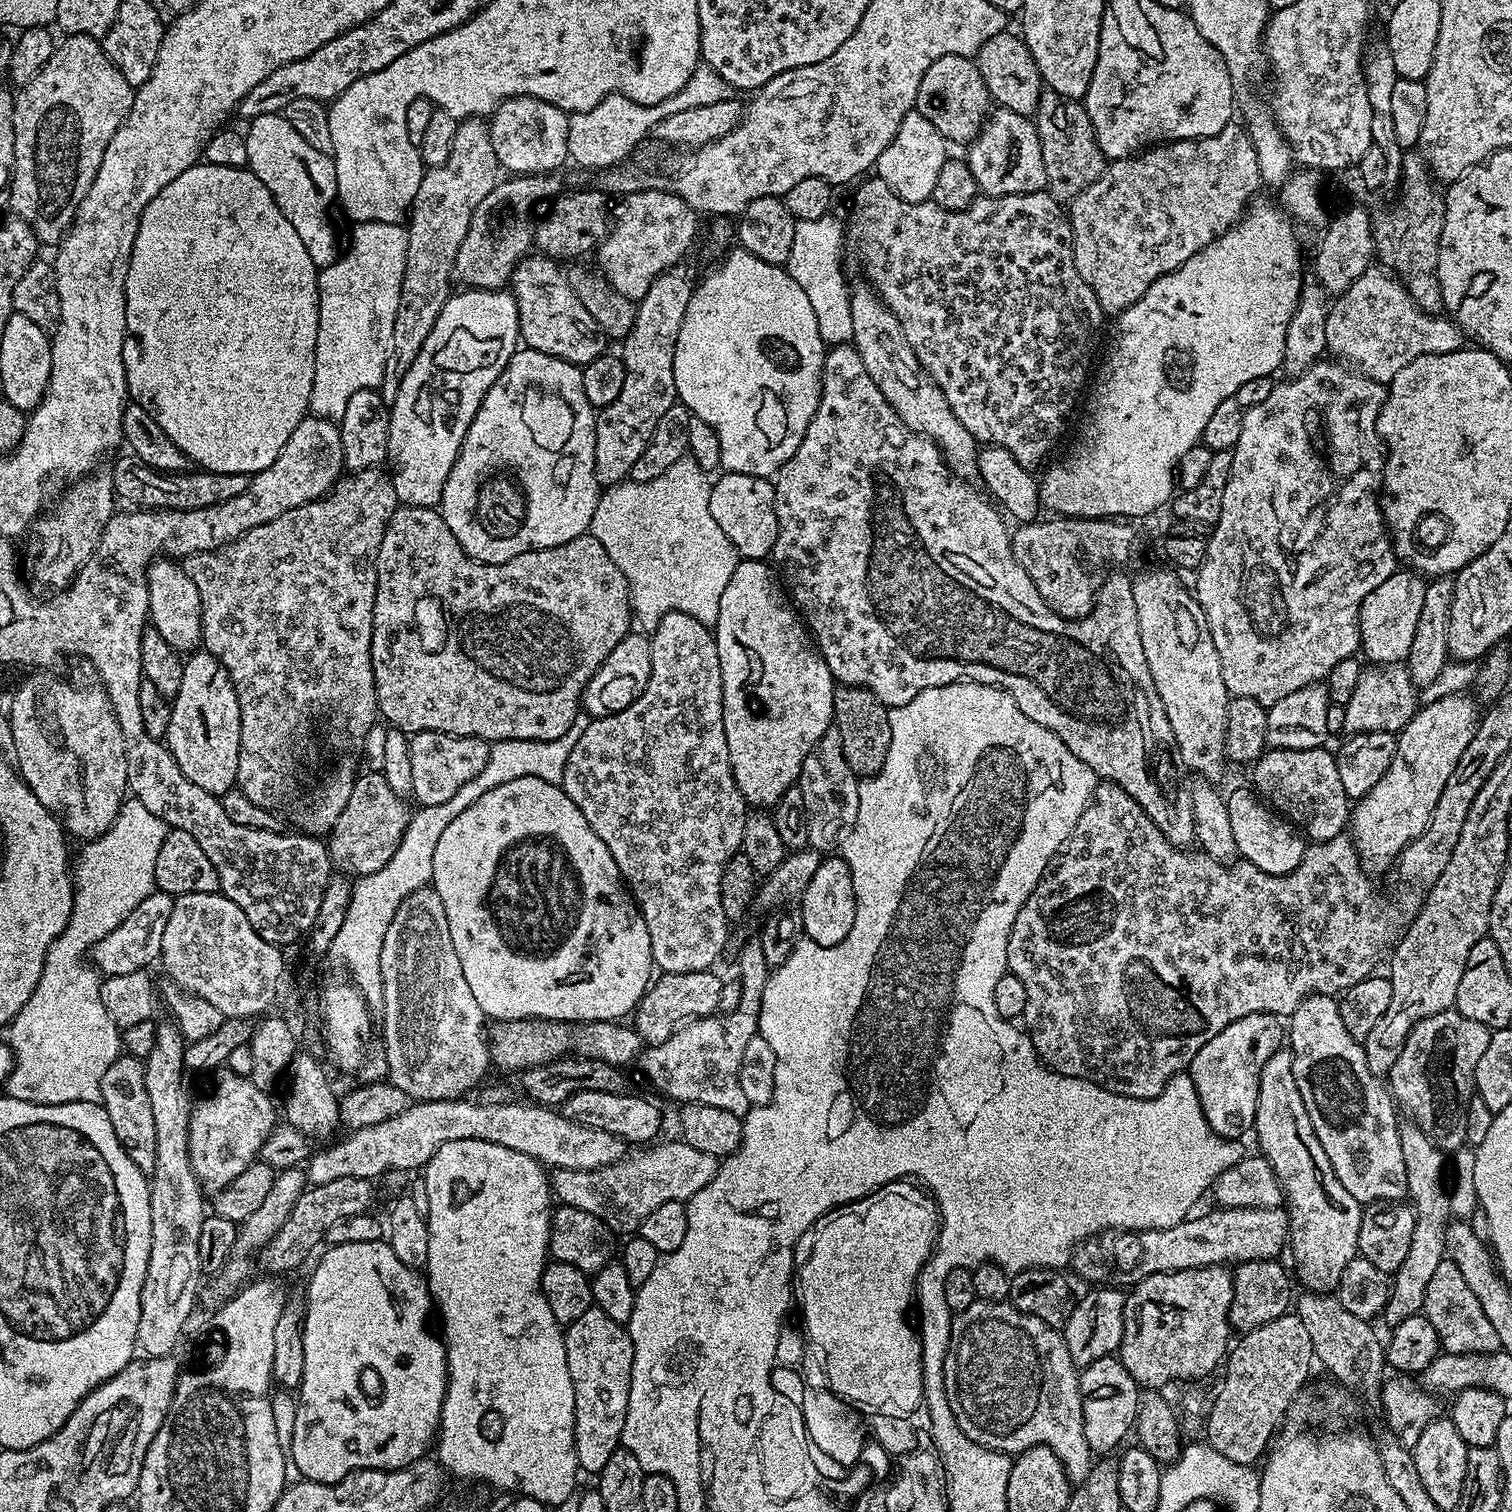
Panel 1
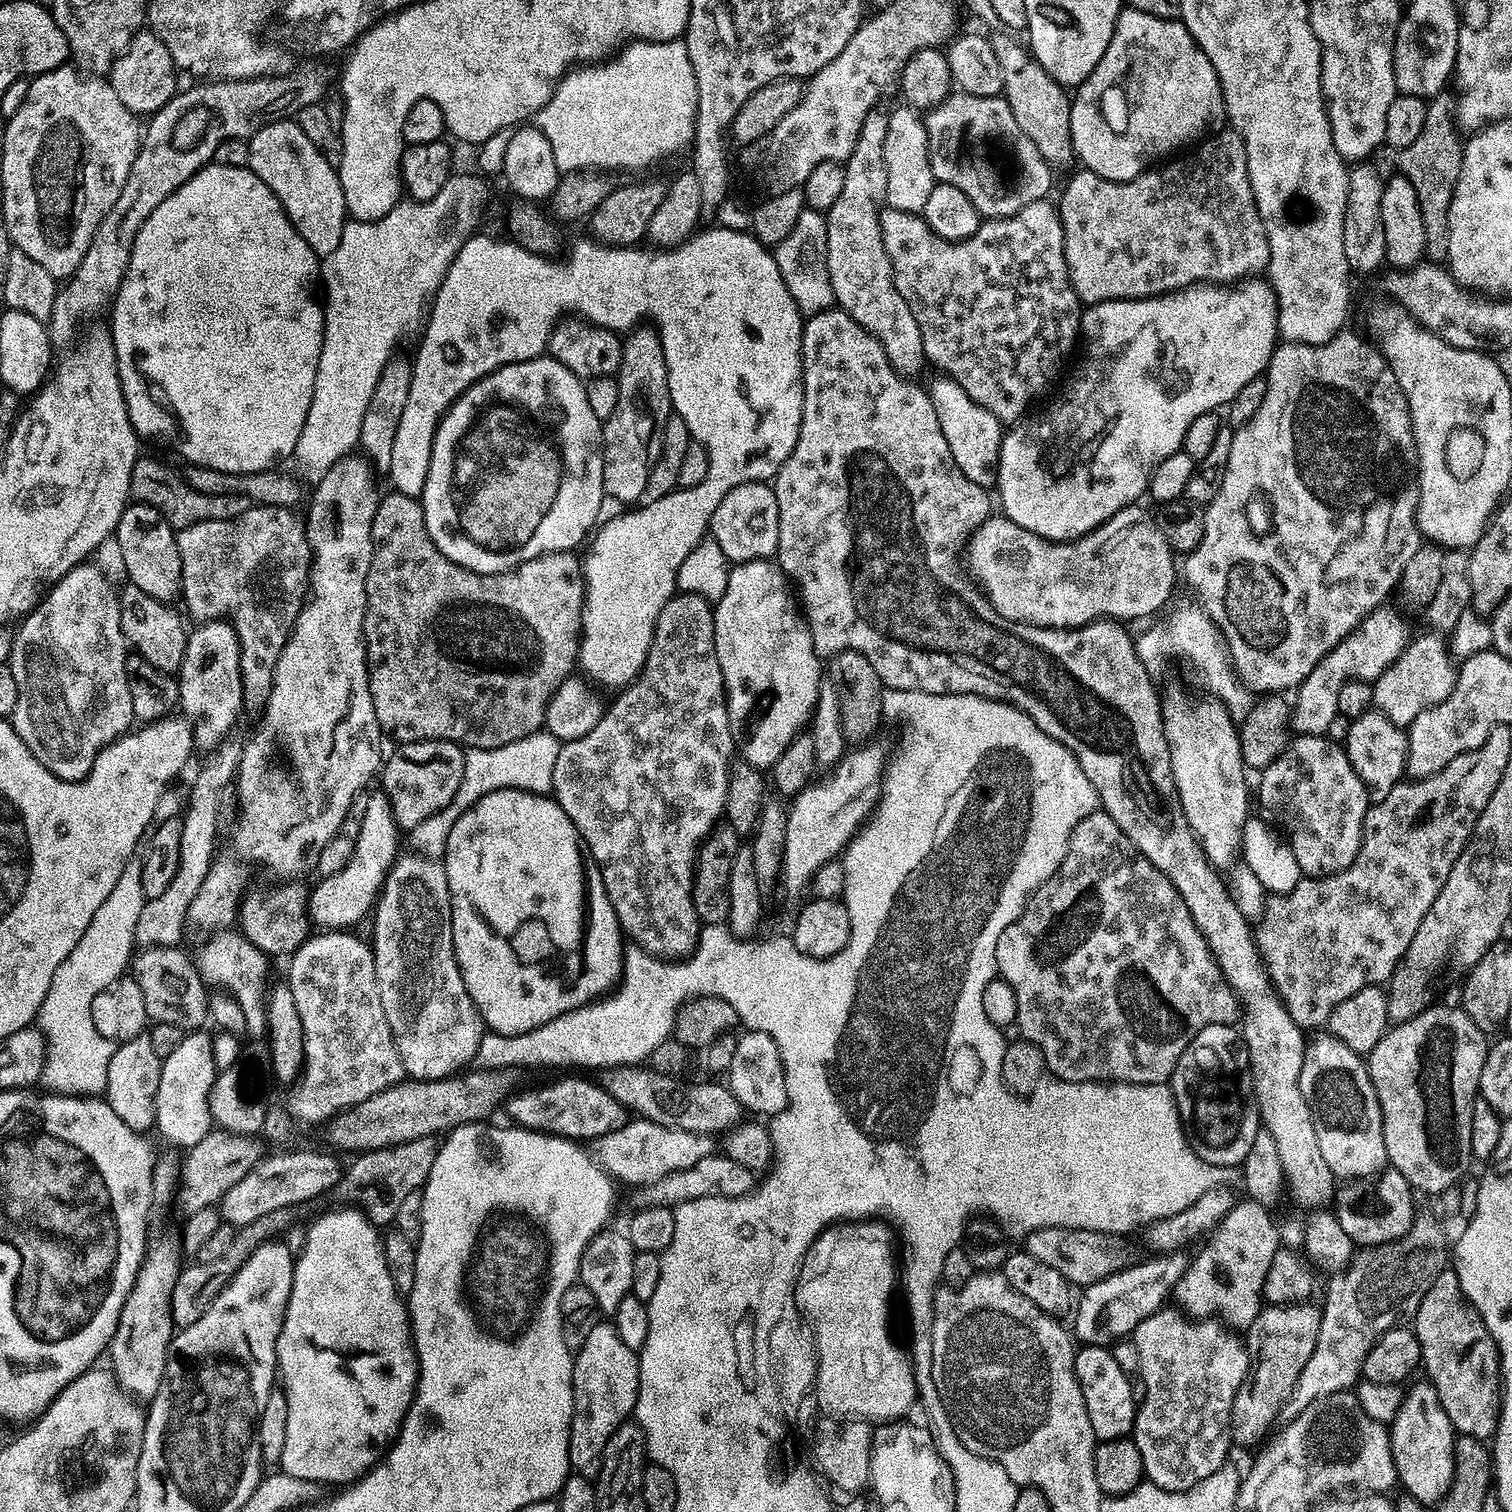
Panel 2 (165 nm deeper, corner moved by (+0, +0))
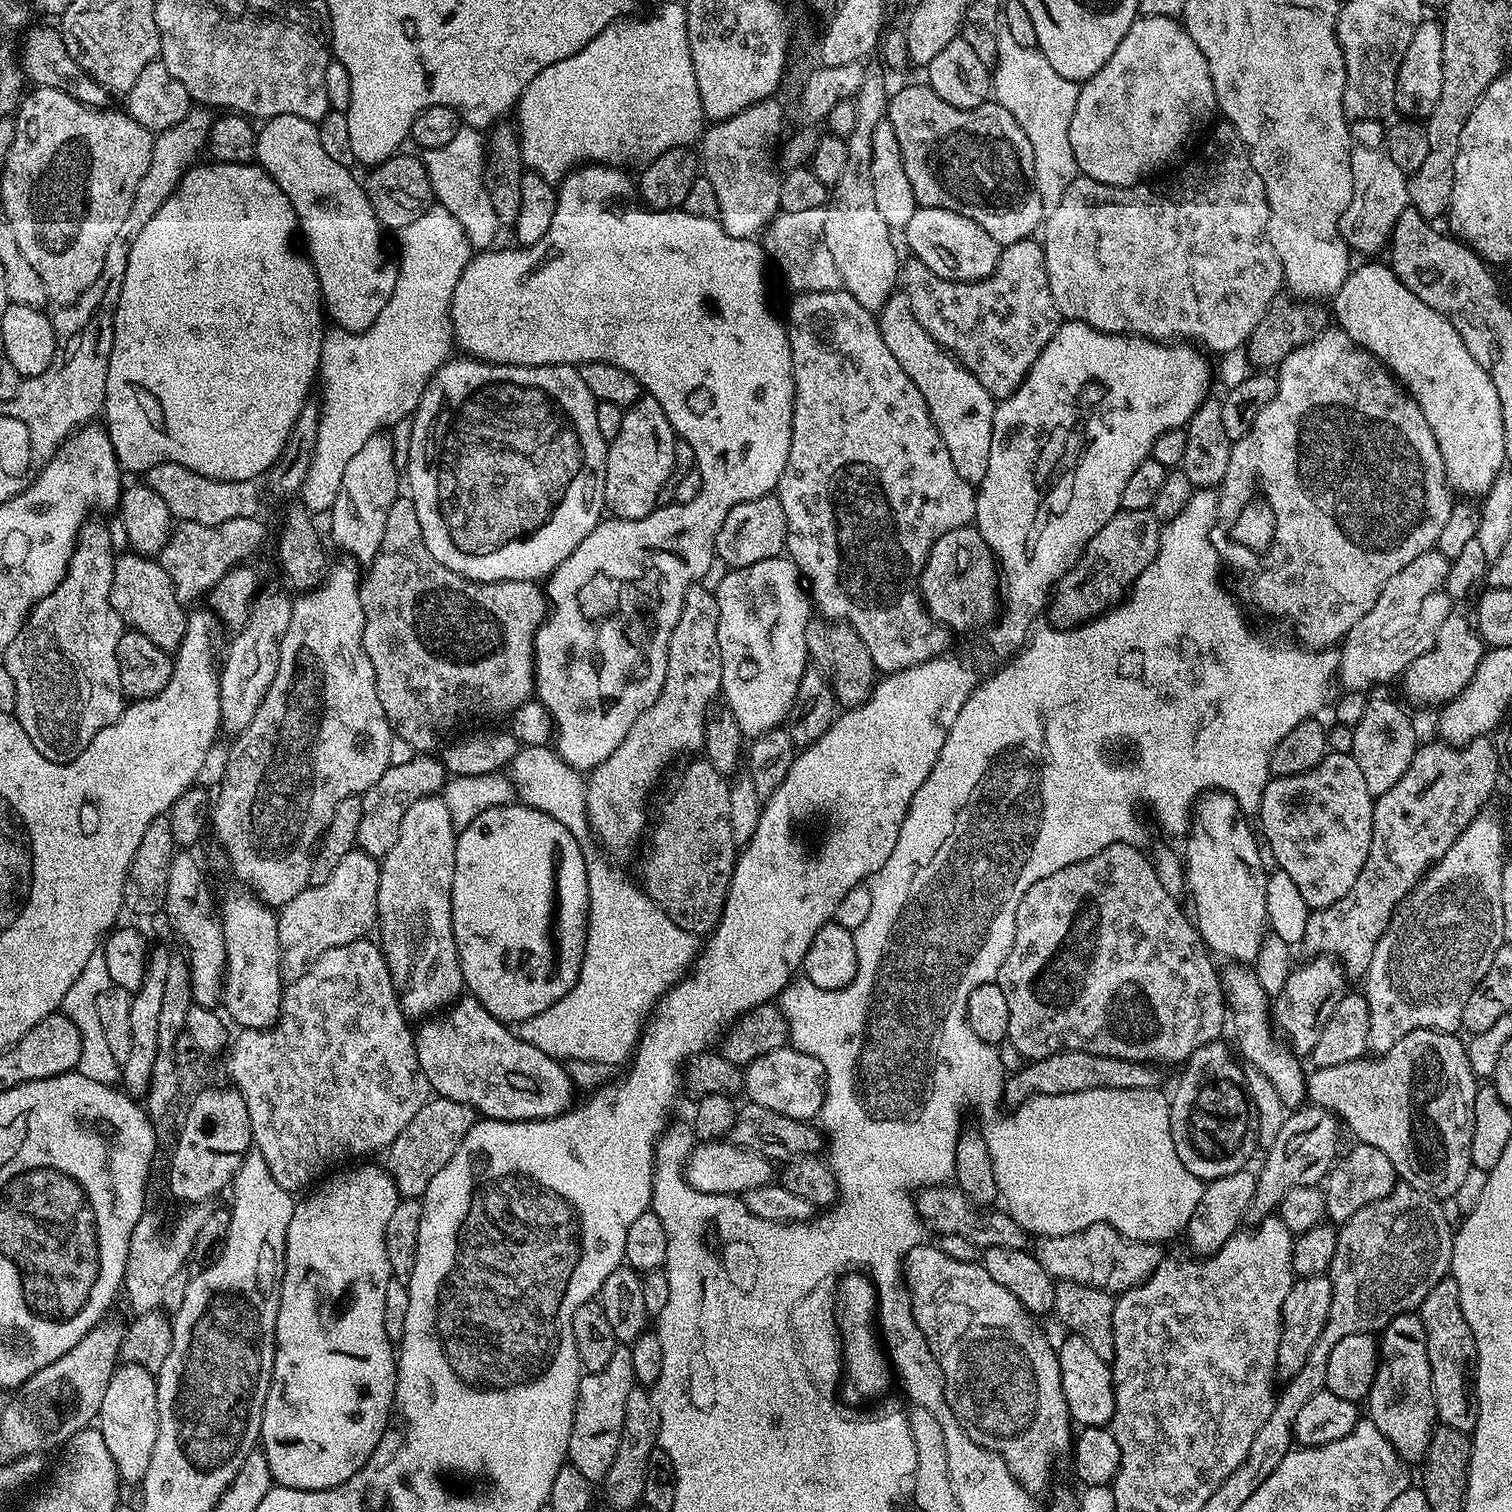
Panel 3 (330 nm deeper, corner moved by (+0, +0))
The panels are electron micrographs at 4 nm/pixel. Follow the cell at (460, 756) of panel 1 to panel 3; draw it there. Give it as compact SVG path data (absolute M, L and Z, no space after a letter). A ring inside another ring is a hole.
M416 754L413 760L393 763L362 793L362 822L358 822L356 848L367 854L383 858L398 842L398 830L402 826L402 818L414 802L427 796L437 795L446 783L446 771L440 758L432 754Z

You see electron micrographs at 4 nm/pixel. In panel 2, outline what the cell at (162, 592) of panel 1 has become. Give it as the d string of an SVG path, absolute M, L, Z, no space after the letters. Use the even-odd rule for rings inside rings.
M139 502L129 503L124 509L114 533L114 541L120 547L120 560L124 563L127 583L138 586L138 590L150 594L150 598L158 598L172 602L180 596L182 586L182 558L178 554L176 532L172 525L154 510L154 506Z

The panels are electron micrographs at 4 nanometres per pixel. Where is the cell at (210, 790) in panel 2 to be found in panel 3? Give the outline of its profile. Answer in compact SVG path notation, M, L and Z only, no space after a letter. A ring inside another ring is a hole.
M261 591L255 597L248 613L248 621L242 631L231 637L232 645L228 648L228 657L223 657L222 667L218 672L220 681L220 728L223 731L238 734L250 726L258 706L270 690L270 682L278 674L278 658L282 634L290 626L293 597L284 592Z

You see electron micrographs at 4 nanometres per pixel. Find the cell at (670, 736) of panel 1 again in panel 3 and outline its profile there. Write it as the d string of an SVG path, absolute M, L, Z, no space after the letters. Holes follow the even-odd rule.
M697 582L686 590L682 614L674 626L674 634L670 634L668 647L668 661L666 662L666 682L662 686L662 694L654 702L654 706L647 708L637 720L632 723L626 738L597 768L587 773L584 789L588 803L588 819L593 833L600 835L599 843L605 849L624 848L632 844L644 832L643 804L648 800L648 791L652 783L660 776L660 771L671 762L675 756L683 752L699 753L704 747L704 728L713 711L716 696L721 695L722 686L722 654L718 646L718 602L713 589L705 588L703 583Z

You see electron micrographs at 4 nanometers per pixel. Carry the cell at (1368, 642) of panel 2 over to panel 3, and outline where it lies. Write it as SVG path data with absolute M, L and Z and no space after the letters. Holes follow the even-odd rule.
M1430 551L1418 554L1414 562L1406 562L1386 586L1382 586L1382 594L1378 594L1378 602L1374 602L1373 608L1362 614L1358 622L1348 631L1347 636L1342 641L1342 651L1340 652L1340 671L1338 673L1339 683L1344 683L1345 689L1353 692L1364 692L1372 688L1375 684L1384 684L1387 680L1392 680L1403 674L1422 654L1432 651L1440 635L1442 622L1453 611L1454 601L1446 590L1446 574L1450 561L1441 552Z

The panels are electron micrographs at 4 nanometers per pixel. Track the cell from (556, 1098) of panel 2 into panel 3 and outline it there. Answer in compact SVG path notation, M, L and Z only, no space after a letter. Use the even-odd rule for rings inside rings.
M461 995L455 1004L451 1005L447 1010L441 1011L439 1014L433 1015L431 1018L425 1019L424 1024L414 1032L414 1043L416 1045L416 1053L418 1054L418 1066L422 1070L422 1074L426 1074L429 1089L436 1096L445 1096L447 1100L454 1102L462 1102L466 1106L475 1108L481 1117L489 1120L505 1120L506 1122L522 1122L523 1120L549 1120L555 1116L560 1116L569 1108L573 1107L575 1096L578 1096L578 1089L573 1084L567 1067L561 1061L550 1058L550 1054L542 1054L542 1050L537 1050L535 1046L530 1046L530 1042L526 1042L521 1038L509 1025L502 1023L498 1018L494 1018L490 1014L490 1010L486 1010L486 1006L482 1006L482 1002L478 1002L470 995Z

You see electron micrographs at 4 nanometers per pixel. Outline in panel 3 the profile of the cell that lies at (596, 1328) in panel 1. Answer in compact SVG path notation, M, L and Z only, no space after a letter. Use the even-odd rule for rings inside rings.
M617 1346L614 1358L610 1358L602 1370L580 1377L567 1463L574 1465L588 1480L603 1482L614 1463L614 1454L618 1454L618 1442L622 1438L622 1418L626 1418L626 1397L635 1384L632 1350L628 1346Z

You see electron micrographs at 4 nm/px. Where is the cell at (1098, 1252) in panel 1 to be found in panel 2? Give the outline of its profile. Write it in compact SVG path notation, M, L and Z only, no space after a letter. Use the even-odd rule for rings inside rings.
M1039 1228L1023 1237L1023 1251L1029 1252L1038 1262L1058 1270L1073 1286L1087 1286L1119 1272L1129 1263L1128 1248L1119 1235L1110 1232L1095 1232L1081 1228ZM1080 1284L1080 1285L1079 1285Z

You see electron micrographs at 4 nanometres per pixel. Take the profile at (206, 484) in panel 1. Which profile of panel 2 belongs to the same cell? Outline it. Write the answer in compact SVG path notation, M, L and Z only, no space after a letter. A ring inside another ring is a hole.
M137 459L130 474L130 486L133 501L154 506L154 510L158 510L158 514L162 514L162 518L166 518L166 522L176 530L194 526L194 522L238 518L238 514L242 514L250 507L250 502L245 496L198 494L198 490L191 488L179 471L167 468L160 460Z

